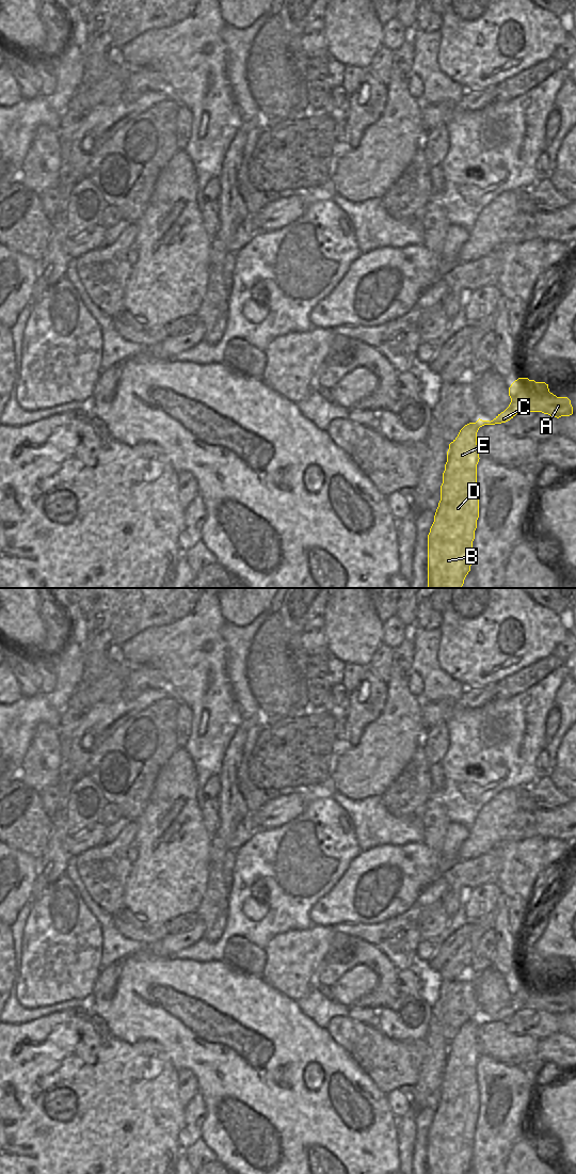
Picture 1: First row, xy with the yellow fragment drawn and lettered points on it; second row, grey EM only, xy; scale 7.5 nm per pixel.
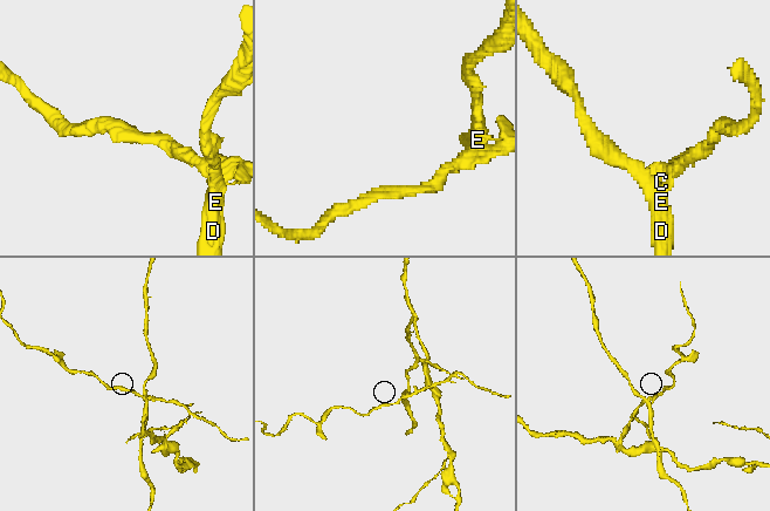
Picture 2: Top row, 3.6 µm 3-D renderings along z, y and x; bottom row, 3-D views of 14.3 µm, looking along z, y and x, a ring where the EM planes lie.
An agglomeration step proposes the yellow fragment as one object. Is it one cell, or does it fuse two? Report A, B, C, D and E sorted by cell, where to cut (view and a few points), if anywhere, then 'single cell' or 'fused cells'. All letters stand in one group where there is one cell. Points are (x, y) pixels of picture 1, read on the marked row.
groups A C / B D E; cut xy (490, 422), (494, 424); fused cells

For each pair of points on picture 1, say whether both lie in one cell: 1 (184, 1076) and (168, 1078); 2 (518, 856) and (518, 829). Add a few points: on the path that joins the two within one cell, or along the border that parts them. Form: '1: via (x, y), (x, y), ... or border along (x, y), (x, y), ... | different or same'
1: border along (177, 1069), (177, 1095), (181, 1101) | different
2: border along (543, 837), (529, 837), (505, 843) | different

